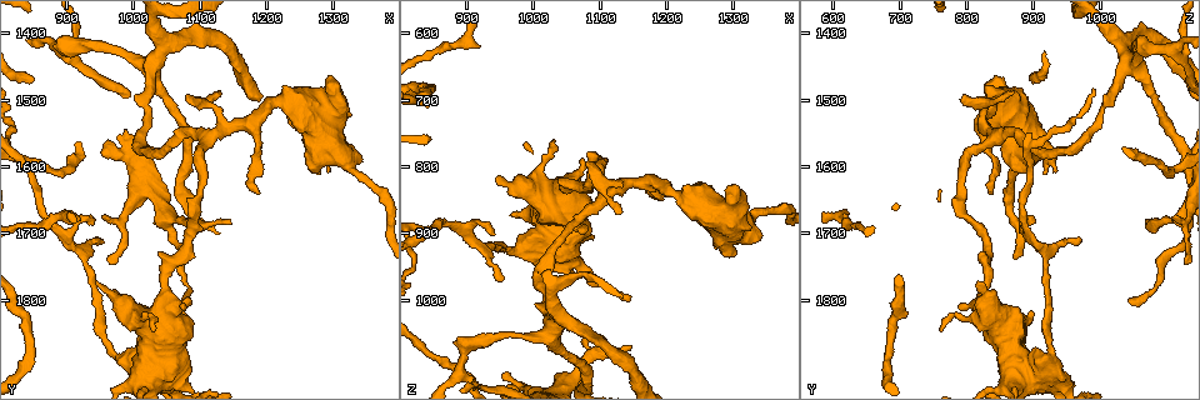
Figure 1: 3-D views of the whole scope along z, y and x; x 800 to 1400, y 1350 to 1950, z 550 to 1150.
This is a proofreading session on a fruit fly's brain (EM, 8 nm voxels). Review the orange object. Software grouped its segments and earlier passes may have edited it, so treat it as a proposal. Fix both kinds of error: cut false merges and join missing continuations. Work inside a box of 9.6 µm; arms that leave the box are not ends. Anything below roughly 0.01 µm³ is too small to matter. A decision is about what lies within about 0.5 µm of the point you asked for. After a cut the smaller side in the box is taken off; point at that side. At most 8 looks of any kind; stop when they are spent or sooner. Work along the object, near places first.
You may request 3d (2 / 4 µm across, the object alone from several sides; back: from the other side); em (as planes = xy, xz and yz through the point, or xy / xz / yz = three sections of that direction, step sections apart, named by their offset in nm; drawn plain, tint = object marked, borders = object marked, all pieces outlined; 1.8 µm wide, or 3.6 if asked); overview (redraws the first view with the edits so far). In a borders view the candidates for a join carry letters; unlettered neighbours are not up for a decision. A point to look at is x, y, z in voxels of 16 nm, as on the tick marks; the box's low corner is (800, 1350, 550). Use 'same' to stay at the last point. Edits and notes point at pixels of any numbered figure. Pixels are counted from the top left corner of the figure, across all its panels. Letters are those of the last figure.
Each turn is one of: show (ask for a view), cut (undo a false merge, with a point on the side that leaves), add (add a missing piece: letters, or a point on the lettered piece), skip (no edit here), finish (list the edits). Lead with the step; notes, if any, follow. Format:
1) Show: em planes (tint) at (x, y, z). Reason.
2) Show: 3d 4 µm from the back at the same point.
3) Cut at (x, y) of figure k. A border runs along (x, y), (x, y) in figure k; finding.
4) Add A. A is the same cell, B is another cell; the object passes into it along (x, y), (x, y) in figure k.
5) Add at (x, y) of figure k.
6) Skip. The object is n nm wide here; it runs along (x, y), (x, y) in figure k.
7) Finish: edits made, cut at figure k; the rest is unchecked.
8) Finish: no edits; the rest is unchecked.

Show: em xy step 8 (tint) at (1025, 1455, 1040). Calibre changes.

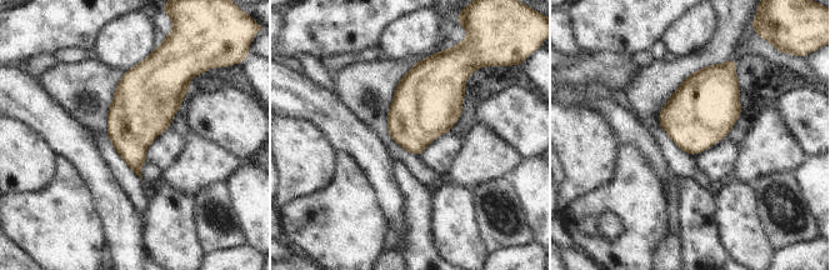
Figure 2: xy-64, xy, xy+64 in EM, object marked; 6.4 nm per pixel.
Show: em planes (tint) at the same point.

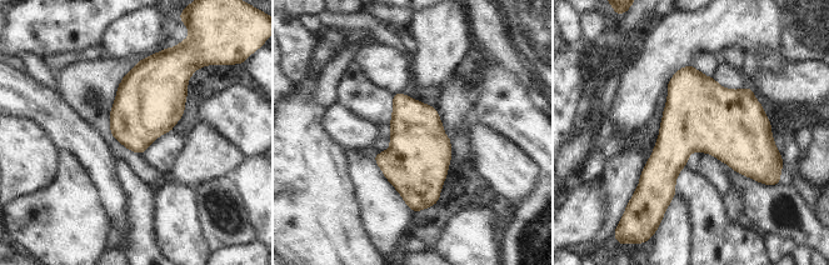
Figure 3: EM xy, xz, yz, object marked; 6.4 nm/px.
Show: em planes (borders) at the same point.

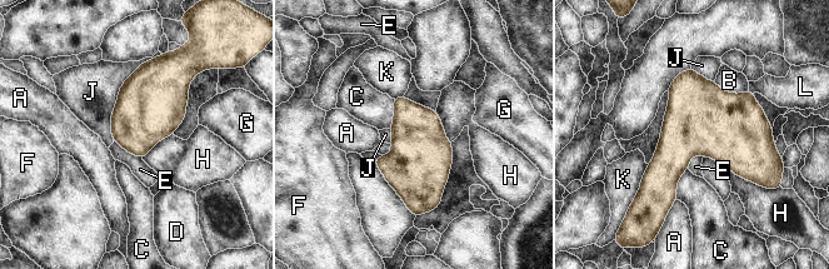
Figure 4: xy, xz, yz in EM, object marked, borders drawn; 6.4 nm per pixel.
Skip. The object is 380 nm wide here; A, B, C, D, E, F, G, H, J, K and L are other cells; a border runs along (114, 139), (128, 152), (141, 159) in figure 4; all the same neuron.

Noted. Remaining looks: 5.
Show: 3d 2 µm at (890, 1425, 1110). Four arms meet.

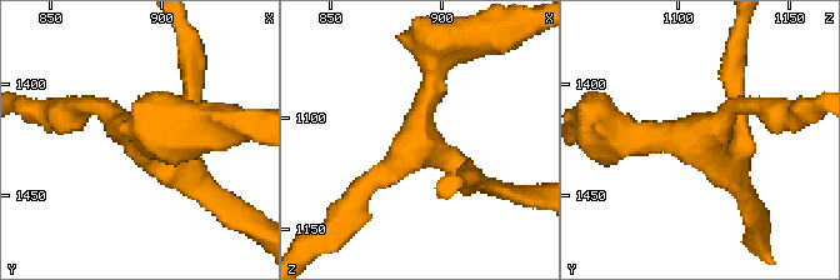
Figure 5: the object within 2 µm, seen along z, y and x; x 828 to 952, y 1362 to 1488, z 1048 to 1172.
Show: em xz step 8 (tint) at (890, 1425, 1110). 4 arms meet here.

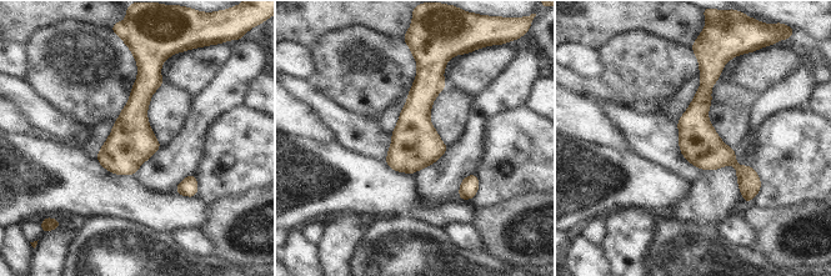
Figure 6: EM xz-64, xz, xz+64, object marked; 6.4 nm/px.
Show: em planes (borders) at the same point. Cut it another way.

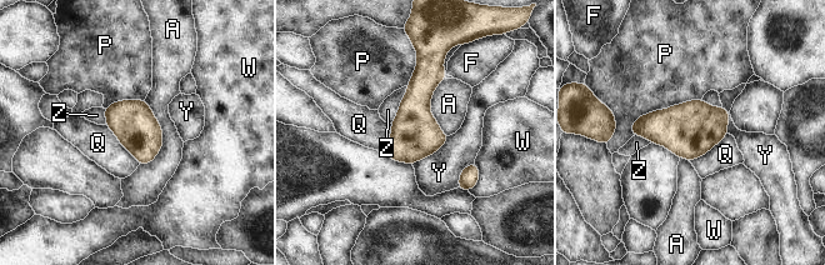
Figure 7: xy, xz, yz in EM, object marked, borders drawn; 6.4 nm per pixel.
Skip. The object is 280 nm wide here; A, F, P, Q, W, Y and Z are other cells; a border runs along (106, 124), (139, 164) in figure 7; one neuron here.

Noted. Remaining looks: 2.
Show: em planes (borders) at (1030, 1850, 760). Thin end.

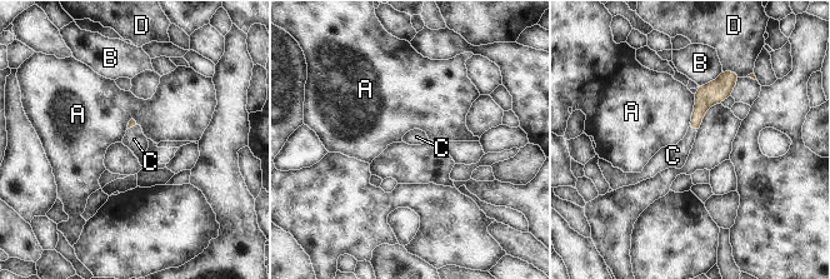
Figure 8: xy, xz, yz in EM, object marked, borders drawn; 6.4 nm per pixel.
Add C. C is the same cell, A, B and D are other cells; the object passes into it along (706, 95), (693, 129), (673, 155) in figure 8; it goes on there.

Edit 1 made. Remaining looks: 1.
Finish: edits made, add at figure 8; the rest is unchecked.

